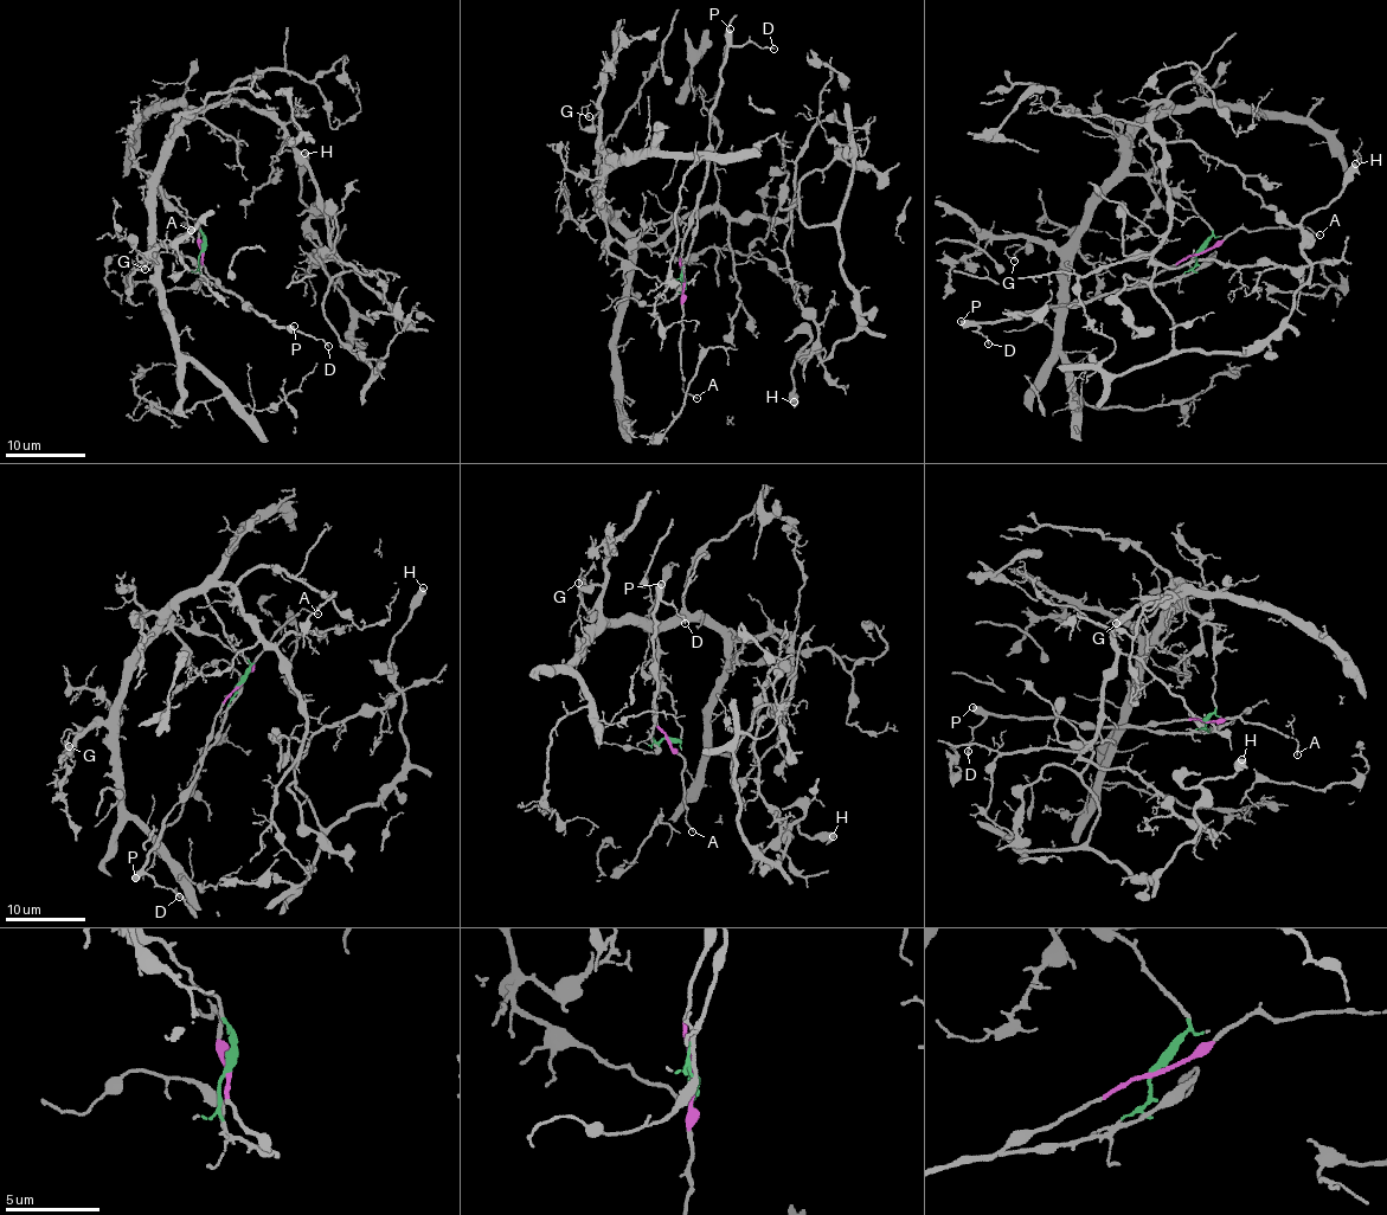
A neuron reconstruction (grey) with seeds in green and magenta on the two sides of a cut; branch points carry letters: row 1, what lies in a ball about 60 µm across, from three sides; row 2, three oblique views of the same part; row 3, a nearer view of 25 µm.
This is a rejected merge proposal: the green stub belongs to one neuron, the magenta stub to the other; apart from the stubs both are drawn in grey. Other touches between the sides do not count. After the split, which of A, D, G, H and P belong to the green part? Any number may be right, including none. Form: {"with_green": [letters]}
{"with_green": ["G", "H"]}

